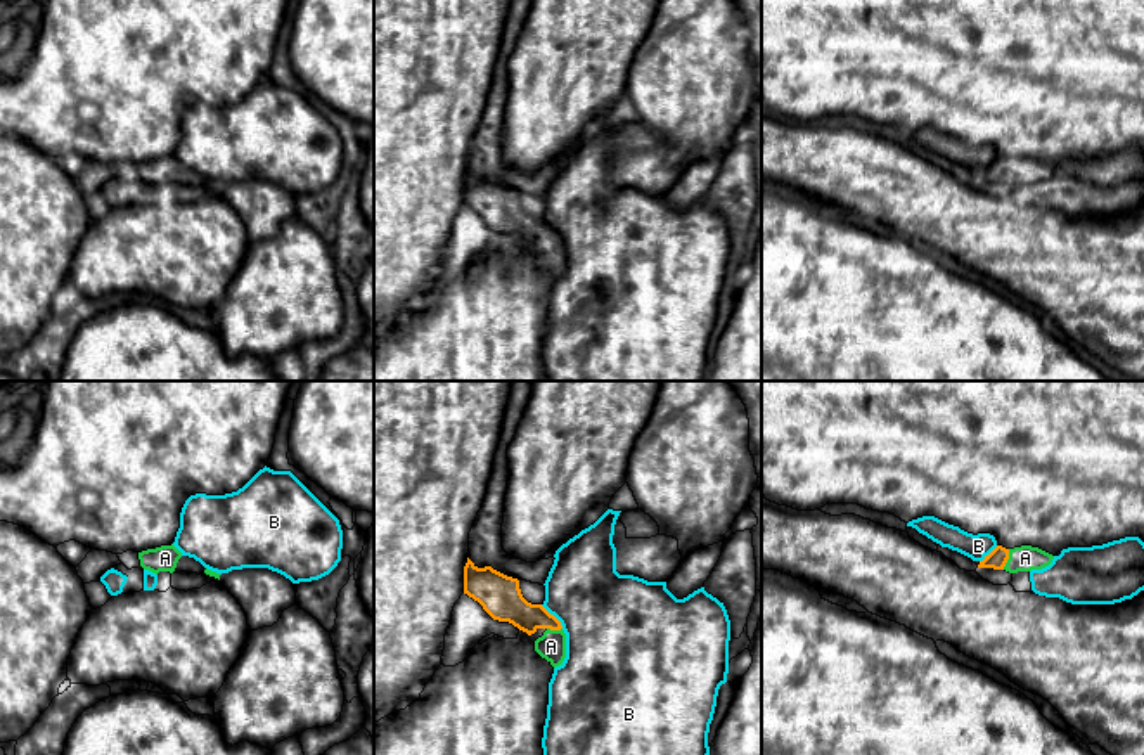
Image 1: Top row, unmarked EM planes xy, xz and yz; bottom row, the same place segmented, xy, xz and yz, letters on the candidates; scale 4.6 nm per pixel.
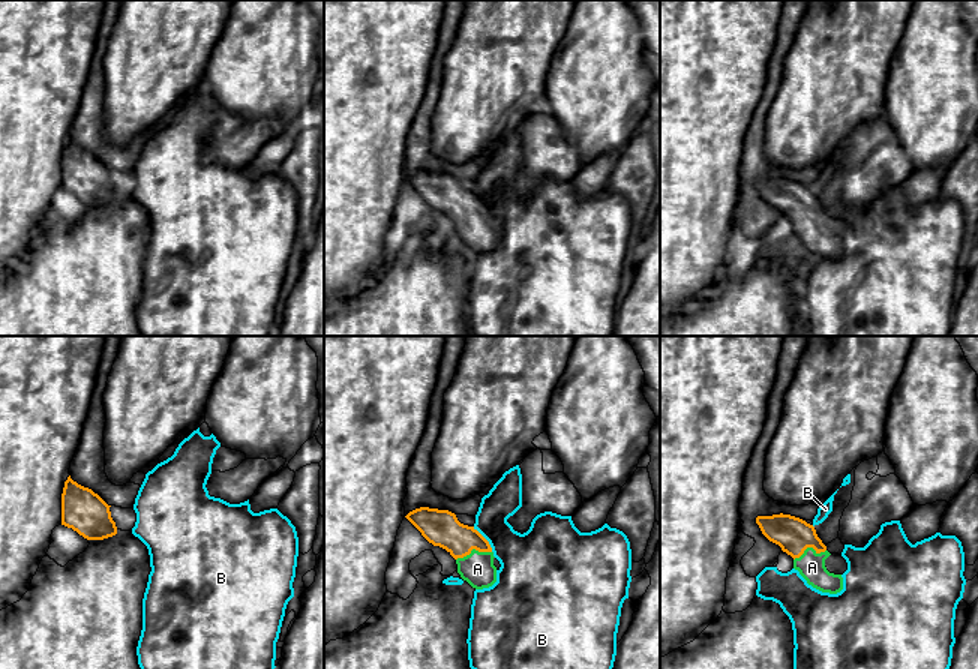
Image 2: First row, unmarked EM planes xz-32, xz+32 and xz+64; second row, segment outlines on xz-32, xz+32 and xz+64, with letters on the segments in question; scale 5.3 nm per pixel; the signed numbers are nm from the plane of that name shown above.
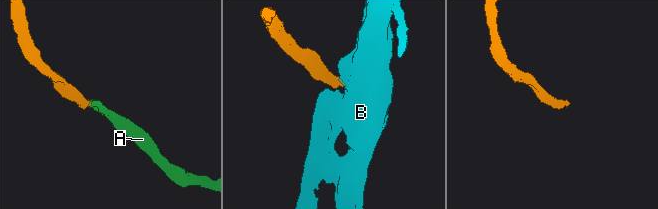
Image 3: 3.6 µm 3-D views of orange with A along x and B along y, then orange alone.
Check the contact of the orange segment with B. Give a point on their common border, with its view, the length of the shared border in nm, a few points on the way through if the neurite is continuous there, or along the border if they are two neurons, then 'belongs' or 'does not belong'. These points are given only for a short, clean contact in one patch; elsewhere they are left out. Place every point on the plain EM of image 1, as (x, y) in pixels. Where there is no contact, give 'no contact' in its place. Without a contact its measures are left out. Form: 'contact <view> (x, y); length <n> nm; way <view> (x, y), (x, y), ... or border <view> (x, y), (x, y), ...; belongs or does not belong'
contact xz (552, 227); length 160 nm; border xz (540, 217), (563, 239); does not belong

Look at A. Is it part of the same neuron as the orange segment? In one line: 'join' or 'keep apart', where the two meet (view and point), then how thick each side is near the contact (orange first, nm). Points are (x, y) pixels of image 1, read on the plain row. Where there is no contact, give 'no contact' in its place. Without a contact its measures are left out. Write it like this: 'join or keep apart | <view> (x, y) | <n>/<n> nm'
join | yz (1008, 170) | 90/120 nm

